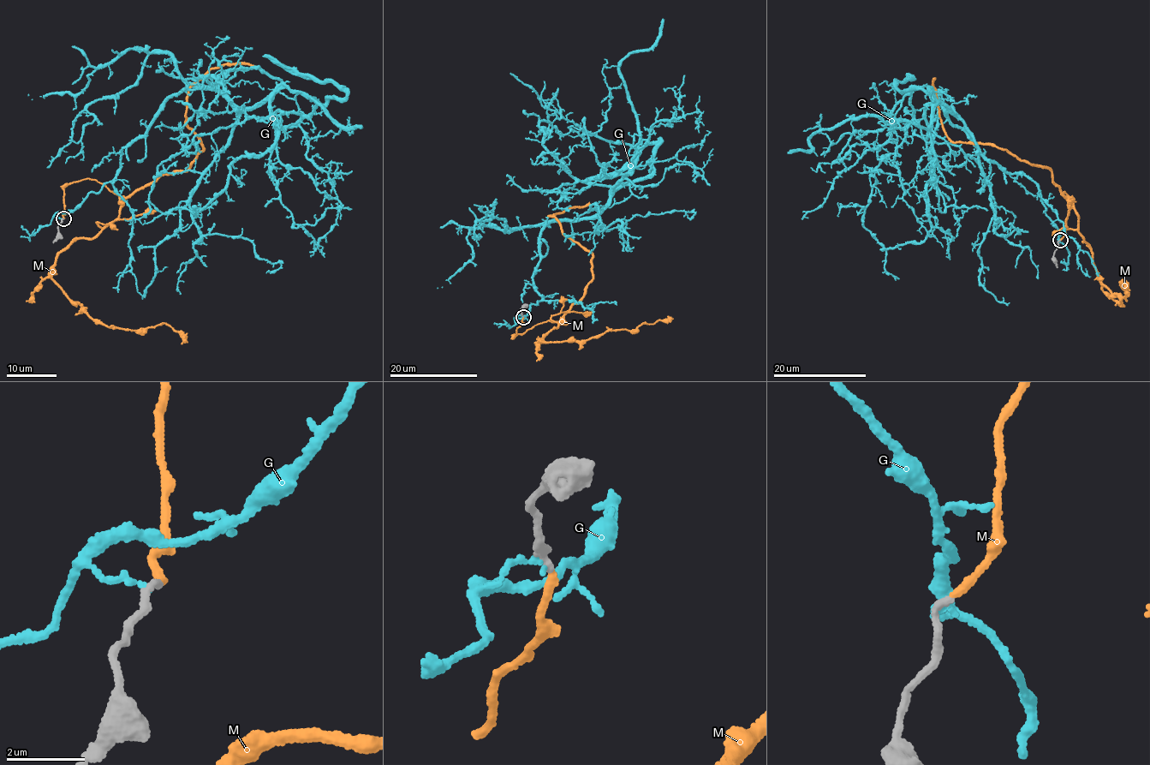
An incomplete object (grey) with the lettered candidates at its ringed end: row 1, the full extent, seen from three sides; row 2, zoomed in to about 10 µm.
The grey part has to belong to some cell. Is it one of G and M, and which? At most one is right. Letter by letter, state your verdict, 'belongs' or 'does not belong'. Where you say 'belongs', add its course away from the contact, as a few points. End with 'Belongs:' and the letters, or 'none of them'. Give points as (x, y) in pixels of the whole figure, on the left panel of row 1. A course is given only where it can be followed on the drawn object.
G: does not belong
M: belongs; course (64, 218), (68, 183), (125, 196), (187, 170), (204, 151), (188, 88), (211, 68), (257, 67)
Belongs: M

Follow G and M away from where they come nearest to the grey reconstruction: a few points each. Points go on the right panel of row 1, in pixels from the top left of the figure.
G: (1058, 242), (1035, 183), (985, 160), (939, 104), (926, 128), (889, 129), (861, 218), (898, 278)
M: (1059, 240), (1069, 212), (1062, 193), (1069, 195), (1050, 170), (988, 144), (956, 142), (933, 78)

